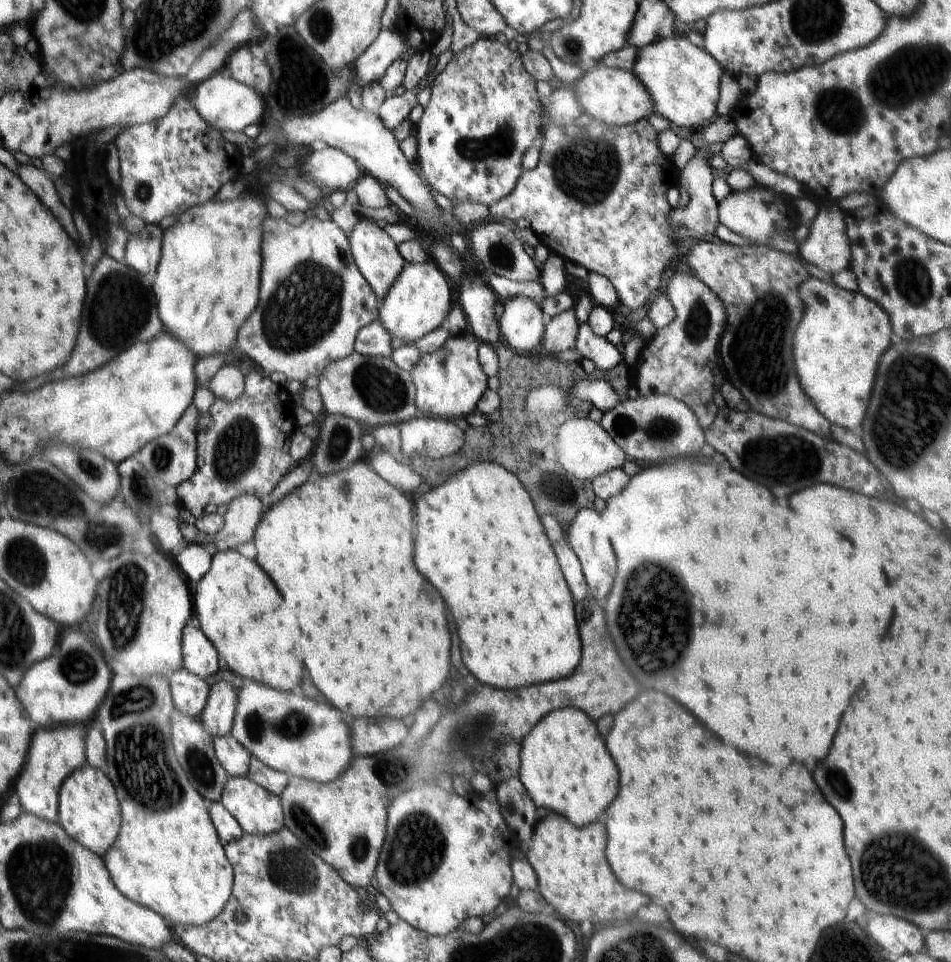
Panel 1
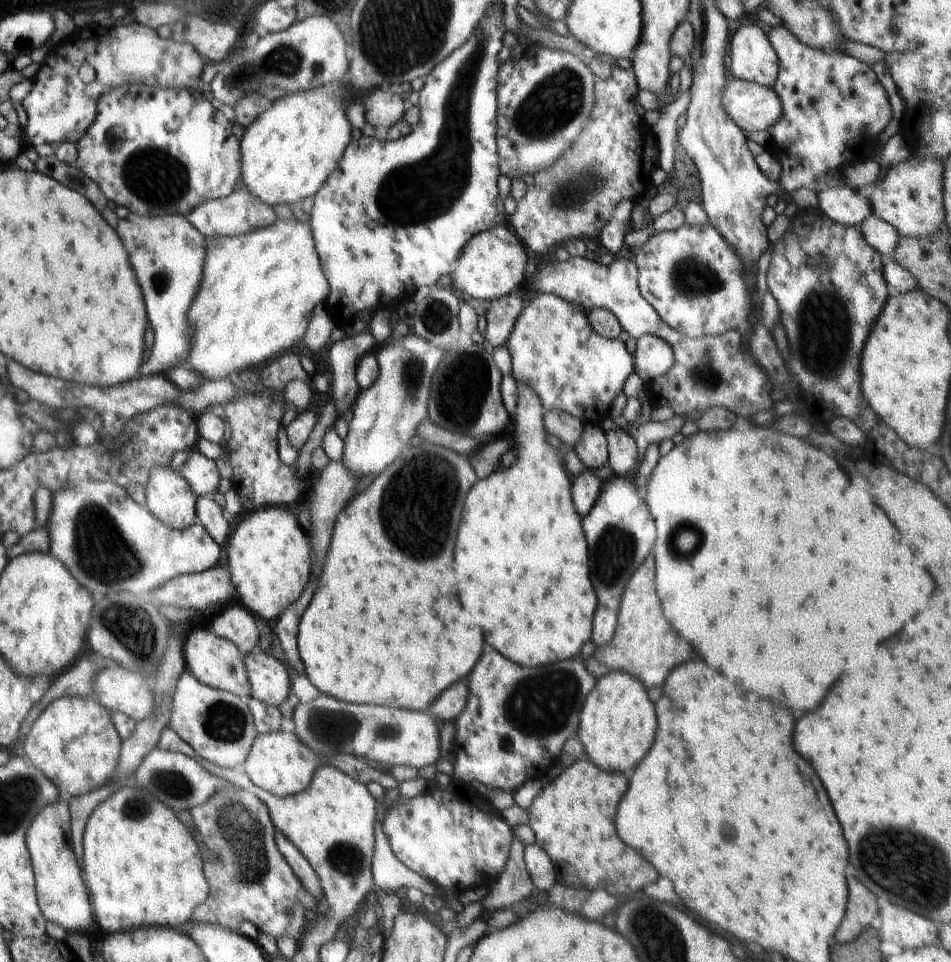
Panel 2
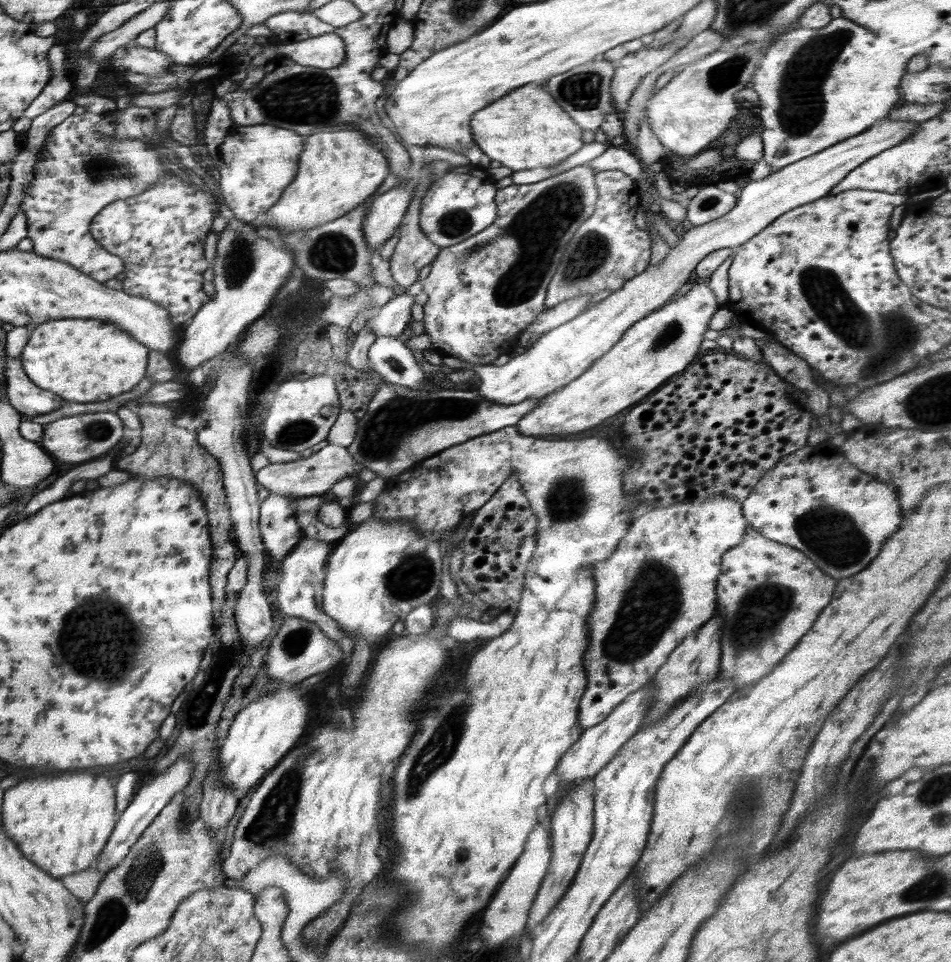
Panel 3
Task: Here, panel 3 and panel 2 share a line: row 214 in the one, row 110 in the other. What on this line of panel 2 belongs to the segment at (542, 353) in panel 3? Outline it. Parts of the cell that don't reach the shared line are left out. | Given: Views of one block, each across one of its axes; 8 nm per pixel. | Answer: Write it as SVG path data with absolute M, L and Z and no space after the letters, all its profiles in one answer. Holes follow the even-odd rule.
M731 74L722 89L721 103L745 135L767 131L782 114L779 98L771 88L738 80Z

